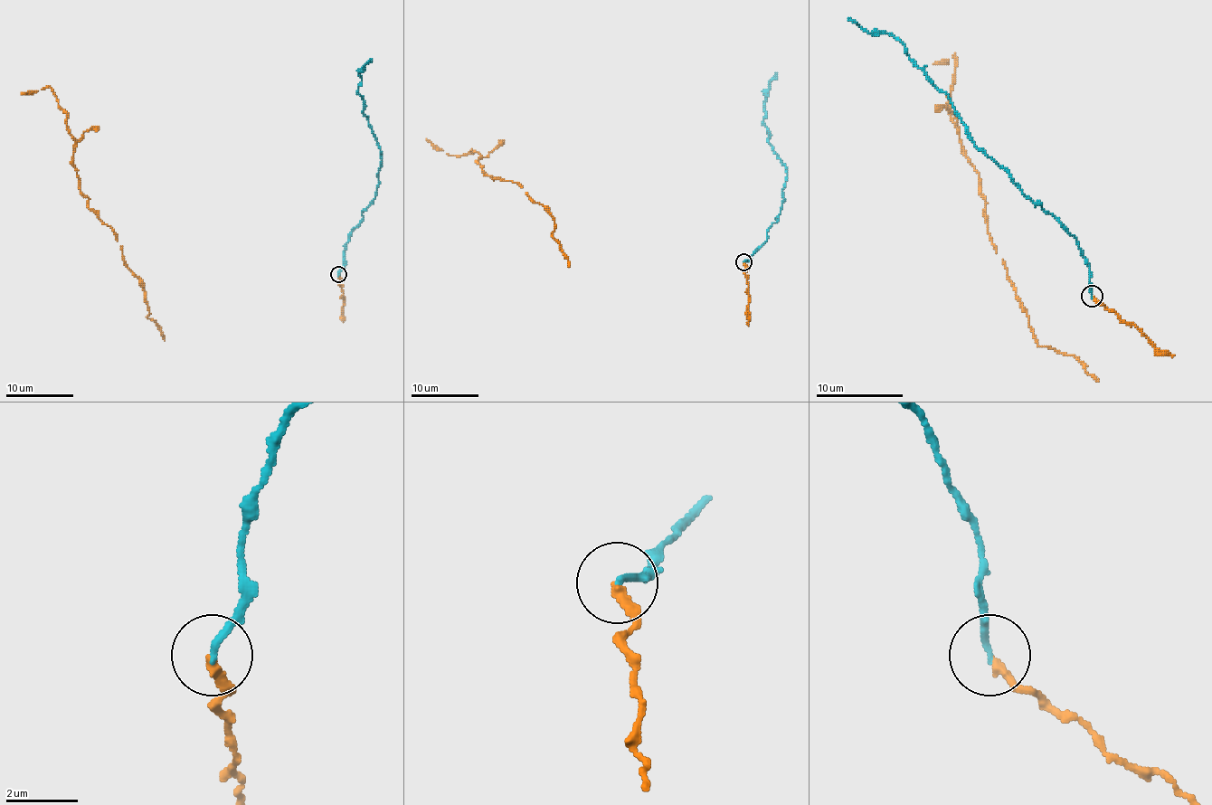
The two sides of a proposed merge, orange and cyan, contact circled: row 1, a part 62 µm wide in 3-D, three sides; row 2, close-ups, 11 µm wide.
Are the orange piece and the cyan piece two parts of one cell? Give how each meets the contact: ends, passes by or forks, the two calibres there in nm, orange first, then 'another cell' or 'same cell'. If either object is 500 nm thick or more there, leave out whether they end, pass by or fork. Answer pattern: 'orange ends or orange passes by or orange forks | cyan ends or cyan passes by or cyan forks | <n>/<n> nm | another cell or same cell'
orange ends | cyan ends | 240/180 nm | same cell

